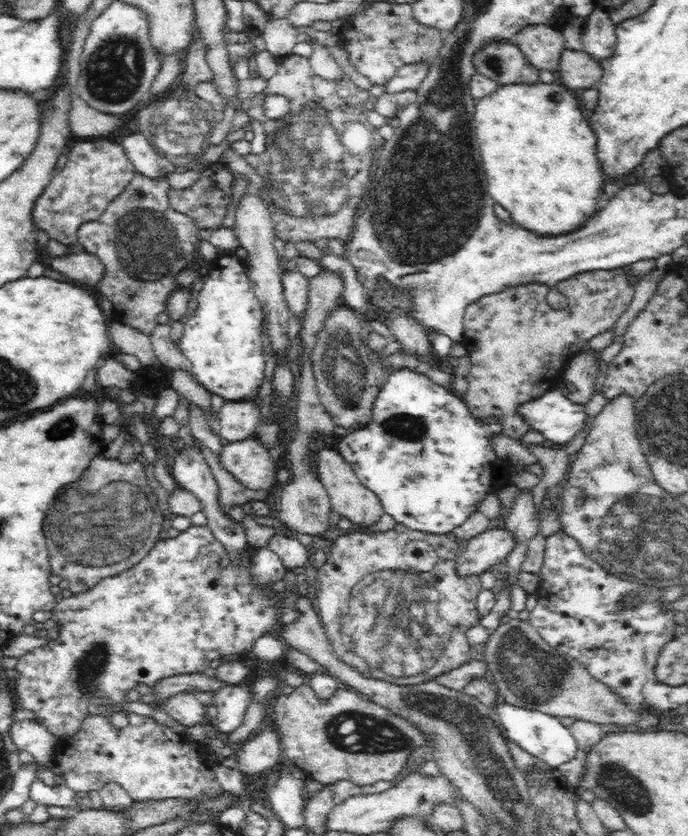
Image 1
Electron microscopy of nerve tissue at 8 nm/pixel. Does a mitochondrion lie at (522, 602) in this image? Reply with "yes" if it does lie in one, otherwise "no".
no

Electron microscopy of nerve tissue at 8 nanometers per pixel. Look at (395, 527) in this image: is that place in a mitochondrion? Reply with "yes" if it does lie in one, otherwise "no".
no

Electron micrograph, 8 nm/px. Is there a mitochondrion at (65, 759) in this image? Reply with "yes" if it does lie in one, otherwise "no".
no

